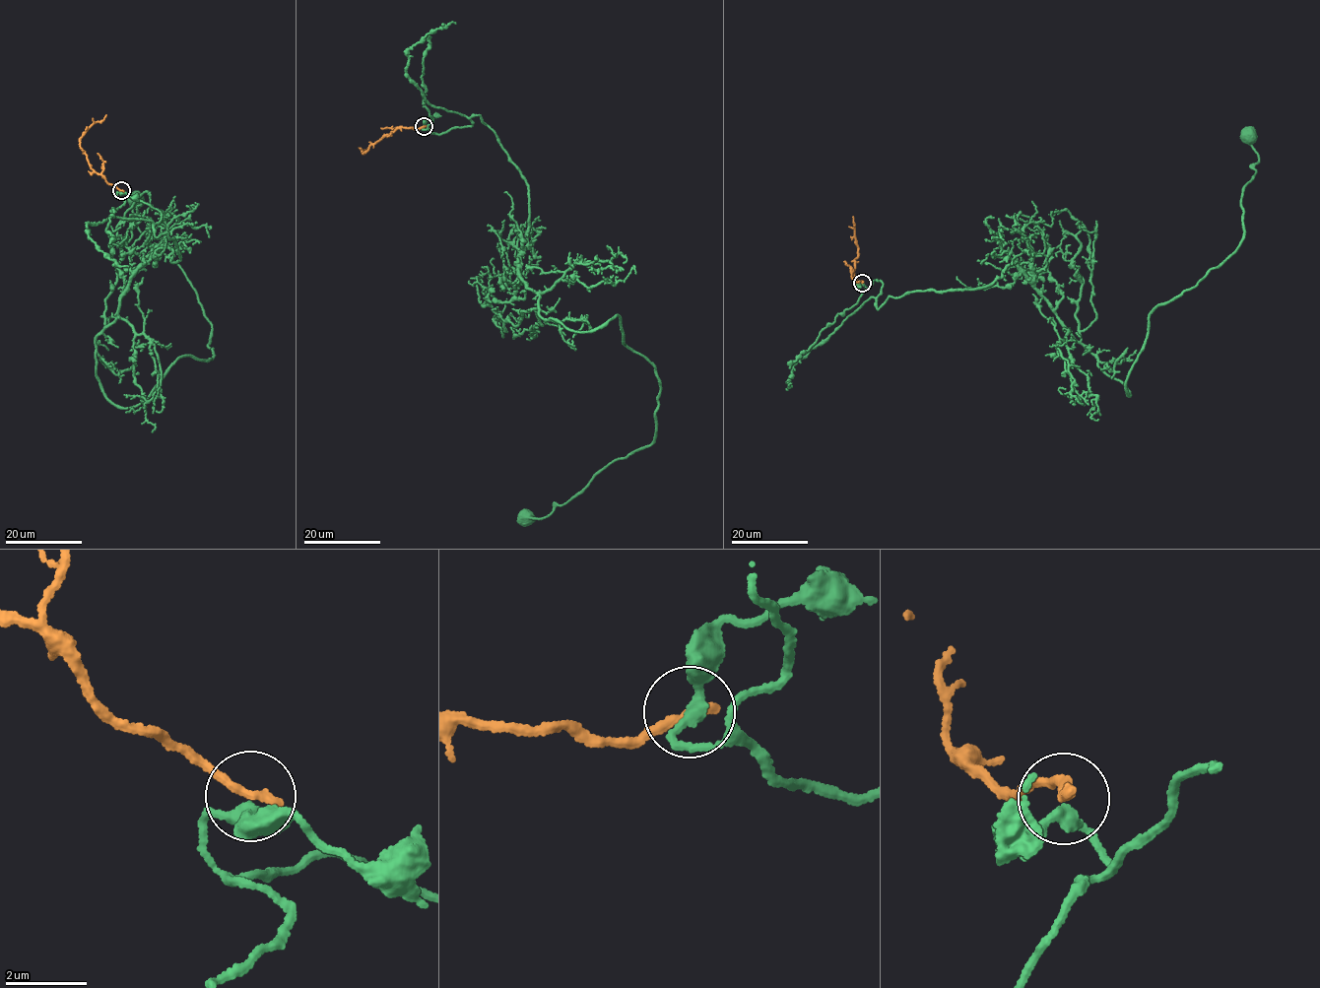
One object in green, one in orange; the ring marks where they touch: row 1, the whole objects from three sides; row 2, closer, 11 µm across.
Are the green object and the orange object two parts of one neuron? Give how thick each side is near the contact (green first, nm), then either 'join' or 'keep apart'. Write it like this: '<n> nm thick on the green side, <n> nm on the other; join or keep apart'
280 nm thick on the green side, 300 nm on the other; keep apart

